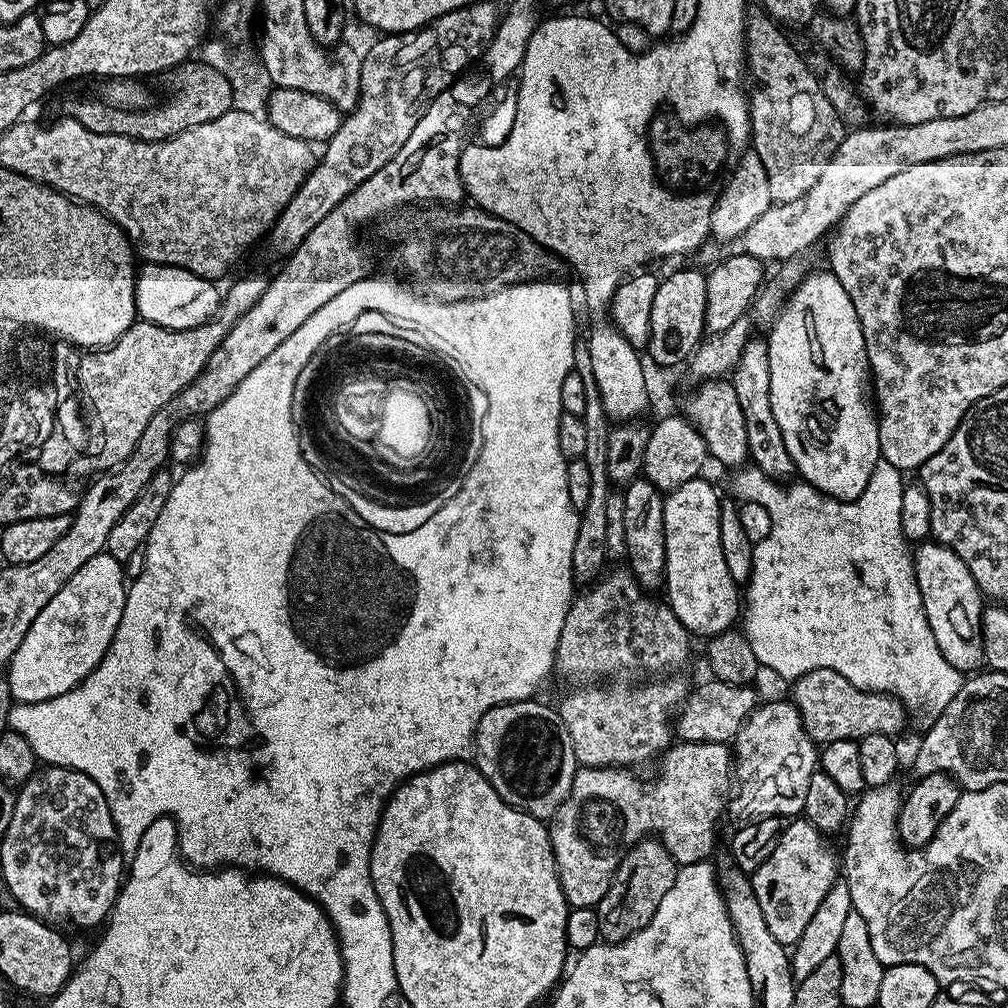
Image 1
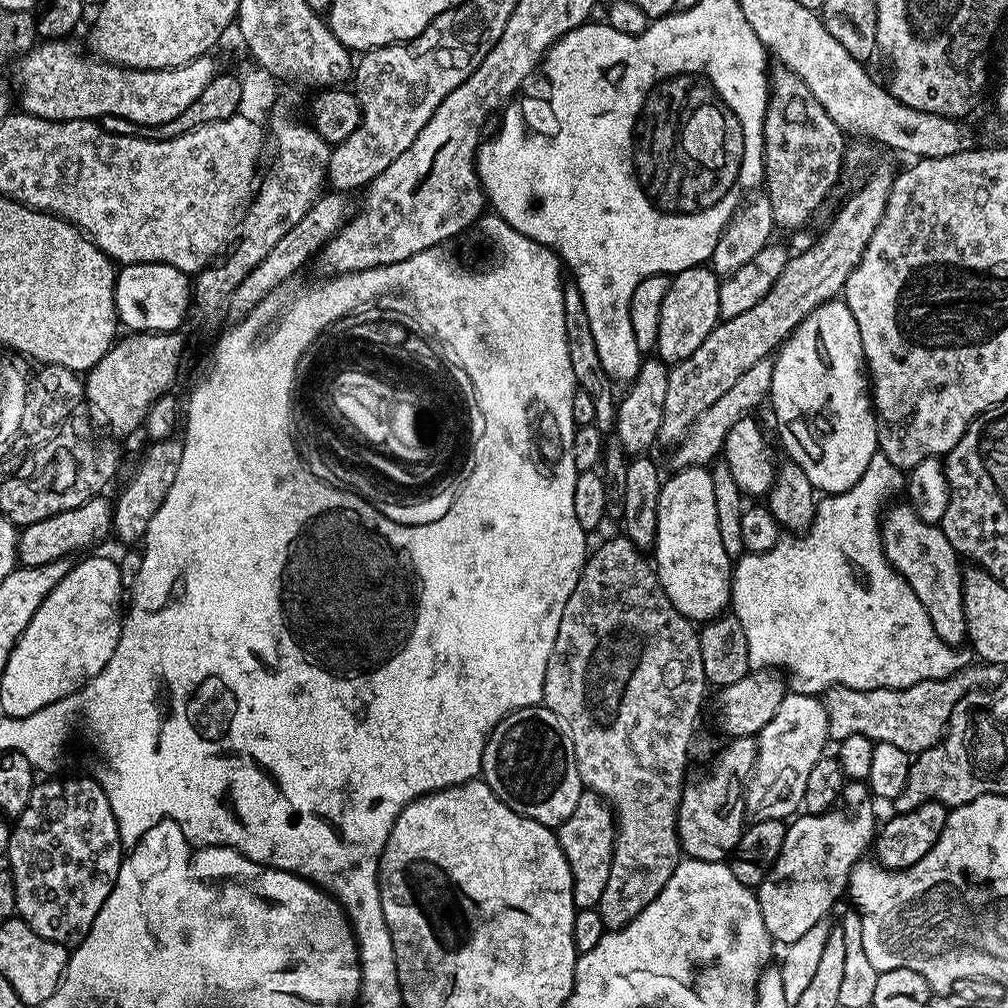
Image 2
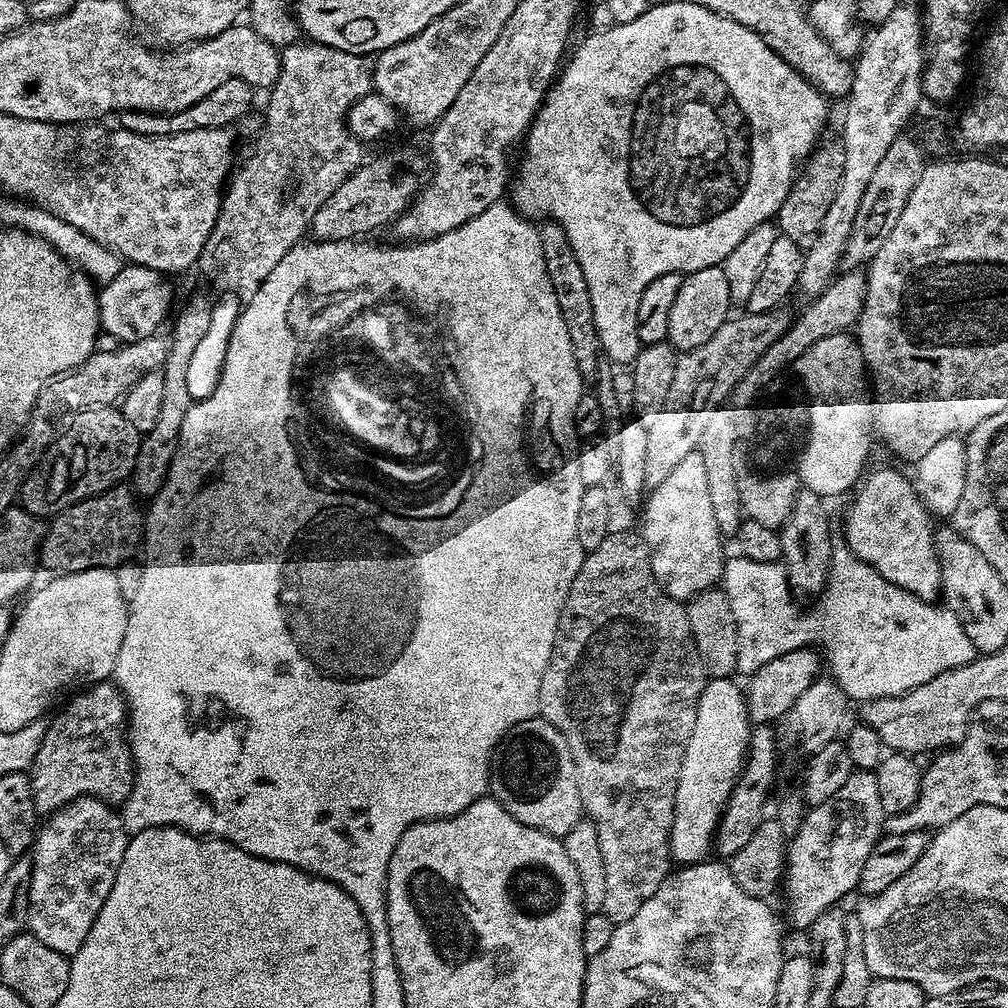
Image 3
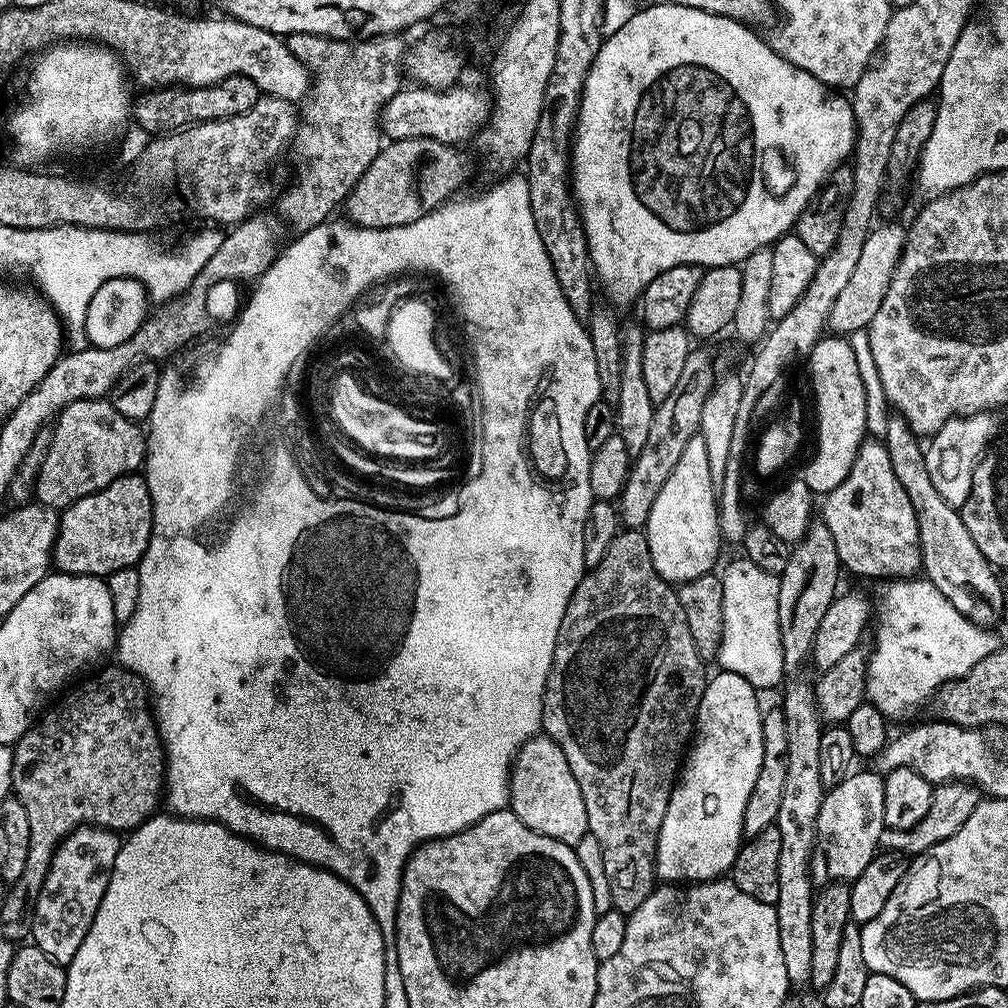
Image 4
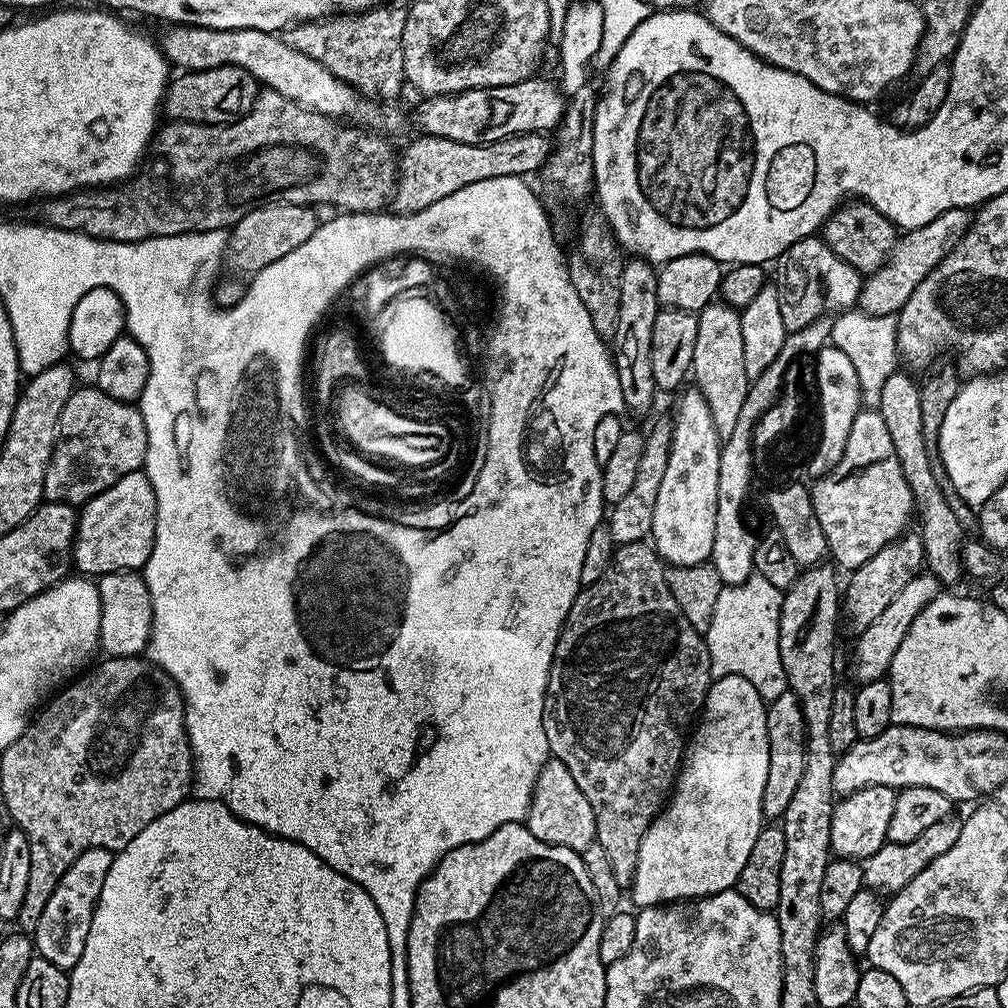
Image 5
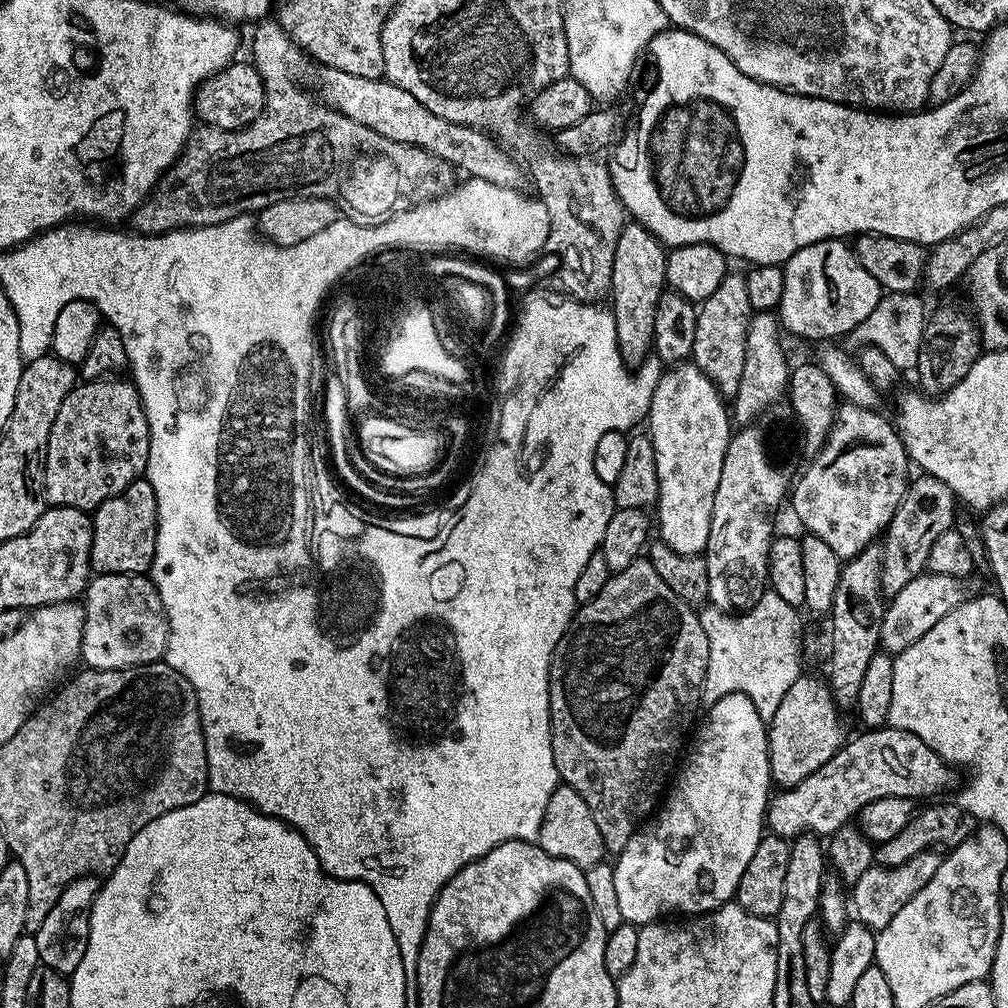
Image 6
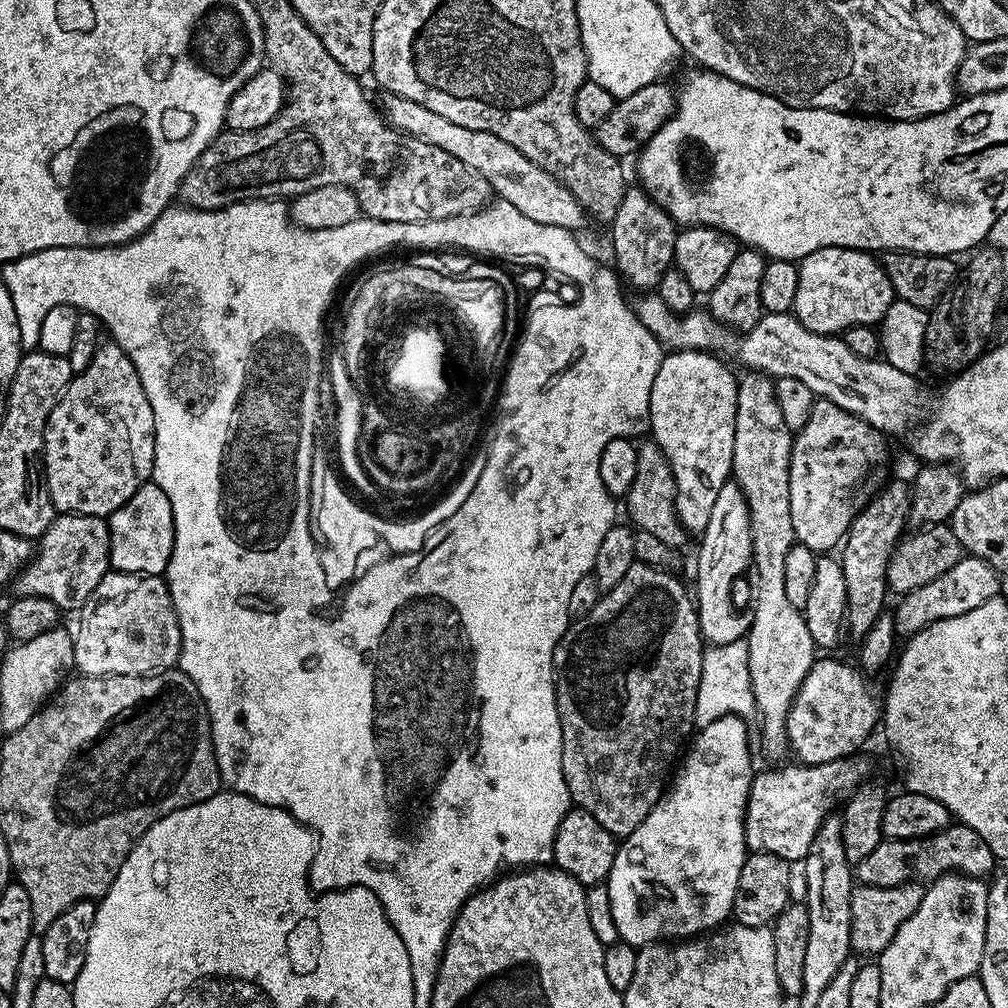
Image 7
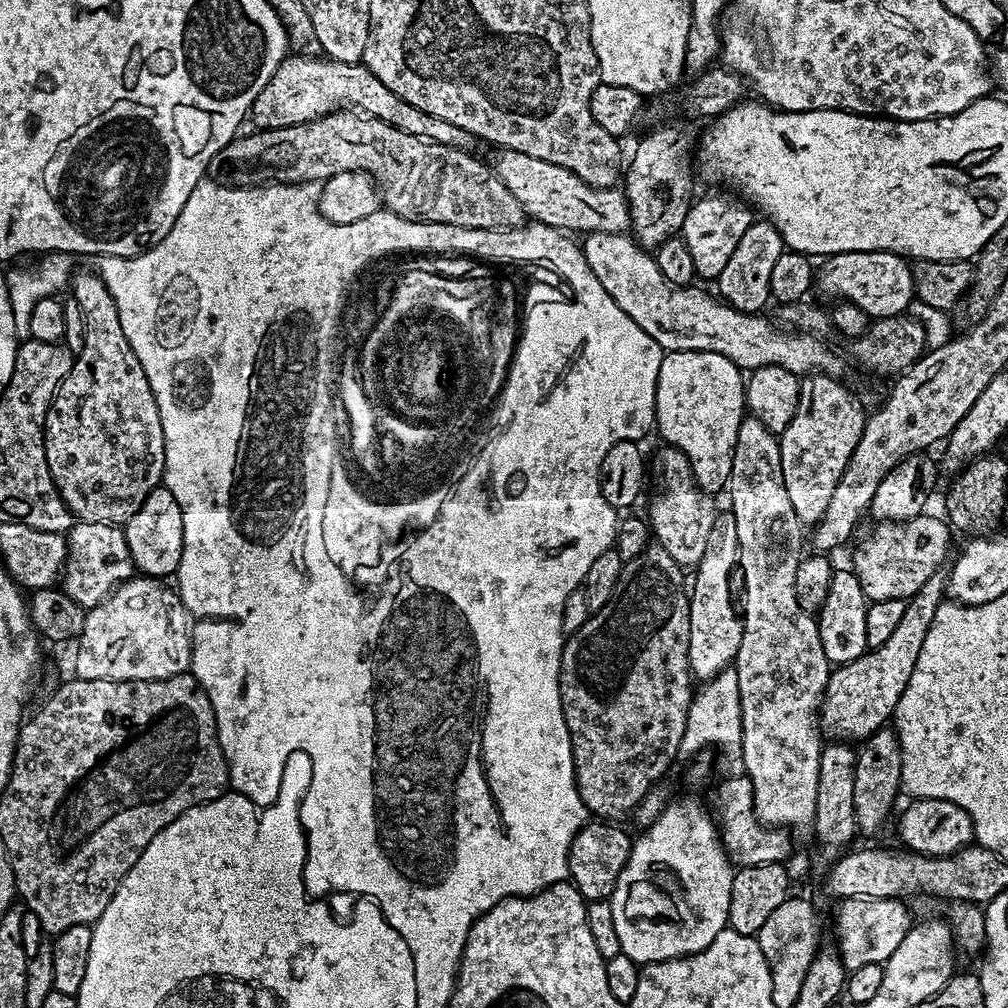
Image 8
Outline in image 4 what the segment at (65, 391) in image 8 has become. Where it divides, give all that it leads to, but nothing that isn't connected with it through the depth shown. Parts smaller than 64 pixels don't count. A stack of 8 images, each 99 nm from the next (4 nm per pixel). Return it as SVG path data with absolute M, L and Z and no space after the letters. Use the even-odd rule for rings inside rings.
M111 399L75 400L61 408L55 417L56 429L50 432L48 449L40 464L40 473L36 475L34 496L37 501L51 508L63 510L74 502L110 486L120 476L135 473L136 468L146 460L146 436L141 425L135 420L128 420L118 410L114 410Z

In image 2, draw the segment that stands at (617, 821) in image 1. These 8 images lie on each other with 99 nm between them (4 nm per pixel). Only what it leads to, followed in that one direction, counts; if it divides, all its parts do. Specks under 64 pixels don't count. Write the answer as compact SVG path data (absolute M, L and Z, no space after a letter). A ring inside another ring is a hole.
M734 736L716 756L716 765L701 780L689 779L680 795L680 813L676 816L676 833L680 836L680 847L685 857L702 862L724 862L738 846L746 827L744 793L756 766L756 737ZM587 790L581 791L574 814L558 829L560 851L568 863L568 874L574 890L577 909L596 908L606 890L606 882L612 865L612 851L616 841L616 817L603 796Z

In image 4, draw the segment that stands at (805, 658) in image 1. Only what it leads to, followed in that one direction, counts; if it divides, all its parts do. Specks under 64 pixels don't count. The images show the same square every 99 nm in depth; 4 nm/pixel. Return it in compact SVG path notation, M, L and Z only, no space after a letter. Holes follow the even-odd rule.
M746 558L732 560L720 576L722 582L722 642L715 663L733 672L758 690L772 688L785 679L782 634L778 626L778 586L780 577L754 566ZM896 578L884 588L884 593L874 604L874 628L876 624L876 645L871 645L868 671L864 673L864 691L869 704L878 706L882 714L889 718L904 716L915 710L919 704L933 699L940 687L952 680L962 678L982 658L996 651L995 631L970 622L954 605L946 599L946 594L926 578Z

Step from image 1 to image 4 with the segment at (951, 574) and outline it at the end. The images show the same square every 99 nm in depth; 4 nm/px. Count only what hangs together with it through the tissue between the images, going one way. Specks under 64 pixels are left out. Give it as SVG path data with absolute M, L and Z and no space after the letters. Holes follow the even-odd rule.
M865 439L854 466L842 486L834 486L823 497L822 522L838 546L840 567L856 576L912 578L921 571L924 559L920 549L920 531L914 506L890 466L890 454L883 442Z

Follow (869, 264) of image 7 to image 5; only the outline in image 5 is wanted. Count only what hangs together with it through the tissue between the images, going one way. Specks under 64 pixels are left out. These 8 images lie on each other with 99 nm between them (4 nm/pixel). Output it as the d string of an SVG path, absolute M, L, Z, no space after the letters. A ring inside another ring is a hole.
M819 235L807 236L794 242L775 261L774 283L778 290L778 307L782 309L782 322L785 333L797 332L810 322L828 314L839 314L851 309L857 303L862 285L861 273L854 270L830 246L826 246ZM828 311L828 312L824 312Z

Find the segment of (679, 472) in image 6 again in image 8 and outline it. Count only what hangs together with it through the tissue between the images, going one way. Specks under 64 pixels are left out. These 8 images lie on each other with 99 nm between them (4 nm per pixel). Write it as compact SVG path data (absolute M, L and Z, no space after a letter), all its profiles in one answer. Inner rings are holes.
M669 352L662 358L656 383L655 431L665 445L678 449L690 462L696 484L705 494L725 491L730 470L734 466L734 446L738 442L738 426L746 419L744 403L745 373L730 358L709 352Z

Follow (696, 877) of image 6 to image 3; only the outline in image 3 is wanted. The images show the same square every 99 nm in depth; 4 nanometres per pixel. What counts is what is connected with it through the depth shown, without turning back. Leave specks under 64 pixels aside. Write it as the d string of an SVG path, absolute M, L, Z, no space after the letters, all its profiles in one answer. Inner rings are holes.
M732 678L709 679L705 683L702 698L698 702L698 718L694 718L694 731L690 734L690 742L686 742L684 747L682 770L678 774L678 790L674 794L674 822L670 830L672 859L680 866L699 864L709 859L708 851L713 851L716 829L720 827L720 816L724 813L730 794L736 788L741 772L744 771L750 739L750 721L741 685L736 685L734 681Z

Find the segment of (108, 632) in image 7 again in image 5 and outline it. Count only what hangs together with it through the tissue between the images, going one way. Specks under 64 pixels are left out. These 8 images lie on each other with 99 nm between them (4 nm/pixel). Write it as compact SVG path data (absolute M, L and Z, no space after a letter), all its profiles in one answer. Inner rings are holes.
M129 570L127 572L111 572L105 576L99 577L98 587L100 590L100 601L102 602L102 622L100 623L100 648L107 653L108 656L139 656L147 649L148 639L152 637L152 599L150 598L150 590L146 586L143 575L139 571Z

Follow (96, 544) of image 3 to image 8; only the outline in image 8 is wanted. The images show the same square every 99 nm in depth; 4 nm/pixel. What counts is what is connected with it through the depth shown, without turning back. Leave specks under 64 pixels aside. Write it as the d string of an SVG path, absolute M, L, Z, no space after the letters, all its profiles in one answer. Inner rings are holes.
M158 487L142 502L138 514L123 525L126 546L130 546L130 558L137 573L149 578L175 577L182 562L184 539L182 538L182 510L166 487Z

